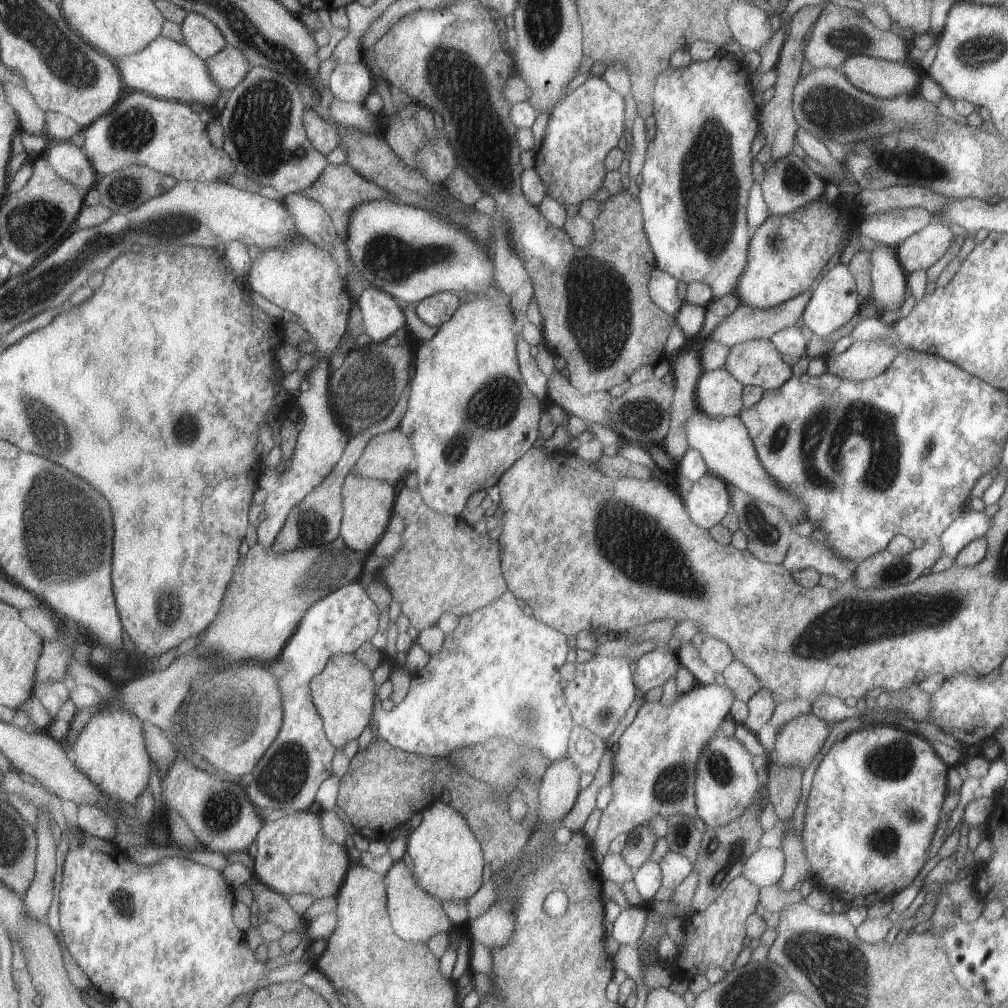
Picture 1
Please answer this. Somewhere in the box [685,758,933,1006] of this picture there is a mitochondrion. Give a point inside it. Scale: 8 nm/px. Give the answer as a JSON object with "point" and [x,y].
{"point":[735,850]}

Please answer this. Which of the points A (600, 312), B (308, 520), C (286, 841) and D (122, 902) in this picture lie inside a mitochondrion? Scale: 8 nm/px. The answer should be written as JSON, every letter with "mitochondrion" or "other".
{"A":"mitochondrion","B":"mitochondrion","C":"other","D":"mitochondrion"}

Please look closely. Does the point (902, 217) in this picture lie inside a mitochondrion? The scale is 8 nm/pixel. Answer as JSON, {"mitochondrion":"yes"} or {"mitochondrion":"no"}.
{"mitochondrion":"no"}

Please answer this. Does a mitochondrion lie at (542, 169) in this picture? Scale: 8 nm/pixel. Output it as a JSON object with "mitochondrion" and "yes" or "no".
{"mitochondrion":"no"}

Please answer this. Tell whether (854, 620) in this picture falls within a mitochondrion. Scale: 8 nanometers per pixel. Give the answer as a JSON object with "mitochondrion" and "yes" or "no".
{"mitochondrion":"yes"}

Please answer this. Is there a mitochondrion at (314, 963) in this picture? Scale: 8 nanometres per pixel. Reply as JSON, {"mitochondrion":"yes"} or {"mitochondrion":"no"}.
{"mitochondrion":"no"}

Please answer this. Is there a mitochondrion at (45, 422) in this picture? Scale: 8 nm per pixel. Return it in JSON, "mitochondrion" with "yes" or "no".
{"mitochondrion":"yes"}

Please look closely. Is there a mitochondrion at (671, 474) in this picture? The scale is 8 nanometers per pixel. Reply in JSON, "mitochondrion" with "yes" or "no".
{"mitochondrion":"no"}

